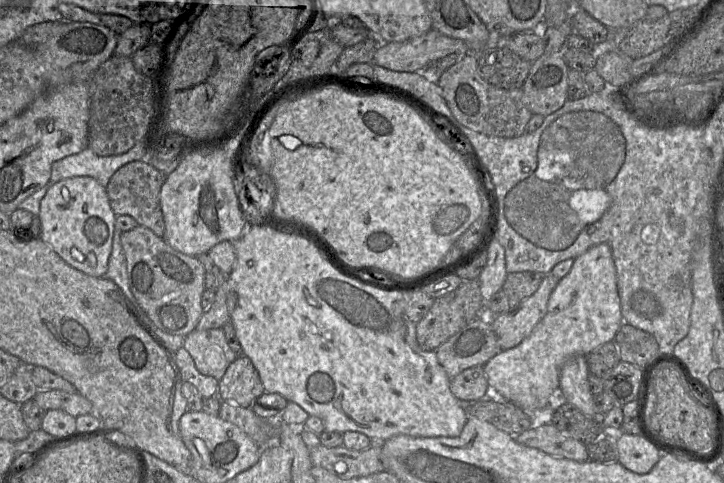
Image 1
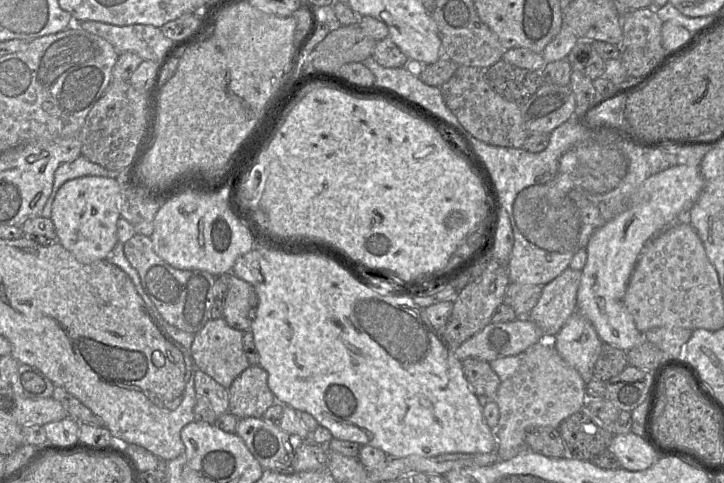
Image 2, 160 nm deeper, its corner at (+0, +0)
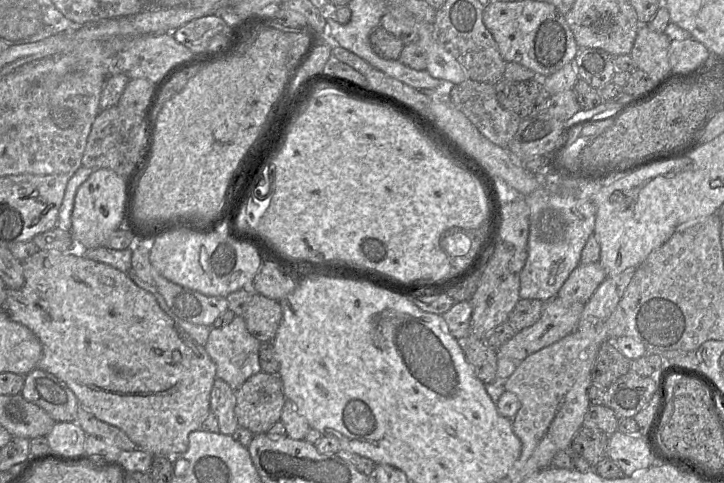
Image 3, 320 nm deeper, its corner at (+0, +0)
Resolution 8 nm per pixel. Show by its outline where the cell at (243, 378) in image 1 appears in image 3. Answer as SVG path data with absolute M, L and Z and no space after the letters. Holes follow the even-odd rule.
M260 371L235 390L234 413L239 426L253 434L267 433L281 418L286 401L278 375Z

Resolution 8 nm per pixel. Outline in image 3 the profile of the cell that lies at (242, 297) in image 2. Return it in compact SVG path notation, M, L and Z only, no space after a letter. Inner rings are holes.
M254 292L243 318L247 330L261 343L271 343L282 320L279 301Z

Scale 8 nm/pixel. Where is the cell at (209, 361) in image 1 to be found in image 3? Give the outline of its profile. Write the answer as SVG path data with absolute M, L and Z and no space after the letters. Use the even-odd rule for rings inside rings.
M235 316L230 324L222 328L212 327L205 350L216 364L216 378L225 381L235 391L251 376L261 371L259 349L261 342L247 330L243 316Z

